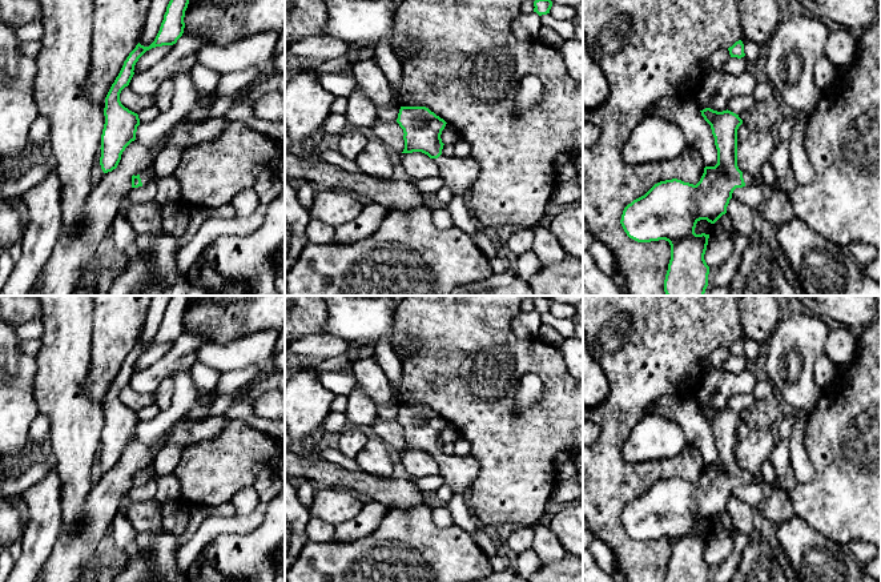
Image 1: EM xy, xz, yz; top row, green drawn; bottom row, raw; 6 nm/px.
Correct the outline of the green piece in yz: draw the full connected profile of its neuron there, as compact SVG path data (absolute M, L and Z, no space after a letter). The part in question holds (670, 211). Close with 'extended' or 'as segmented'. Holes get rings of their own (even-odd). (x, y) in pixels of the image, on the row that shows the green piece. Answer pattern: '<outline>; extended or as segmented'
M711 108L700 112L715 137L717 164L705 166L696 185L677 178L655 184L624 208L620 220L627 236L637 242L669 242L667 296L704 296L709 274L704 254L709 234L696 234L696 224L700 220L715 224L725 214L736 188L764 186L761 178L737 166L737 129L743 124L739 115Z; extended

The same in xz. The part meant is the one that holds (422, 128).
M401 107L397 123L405 133L402 153L422 152L435 158L444 185L452 190L454 196L467 197L480 166L471 156L458 158L442 154L444 144L440 135L447 123L426 107Z; extended

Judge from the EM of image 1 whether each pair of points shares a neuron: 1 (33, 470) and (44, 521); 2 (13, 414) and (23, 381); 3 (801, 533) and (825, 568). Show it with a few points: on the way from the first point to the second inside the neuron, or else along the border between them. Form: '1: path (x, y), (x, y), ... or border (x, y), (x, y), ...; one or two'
1: border (55, 469), (16, 497); two
2: path (13, 406), (15, 389); one
3: path (801, 541), (817, 560); one

